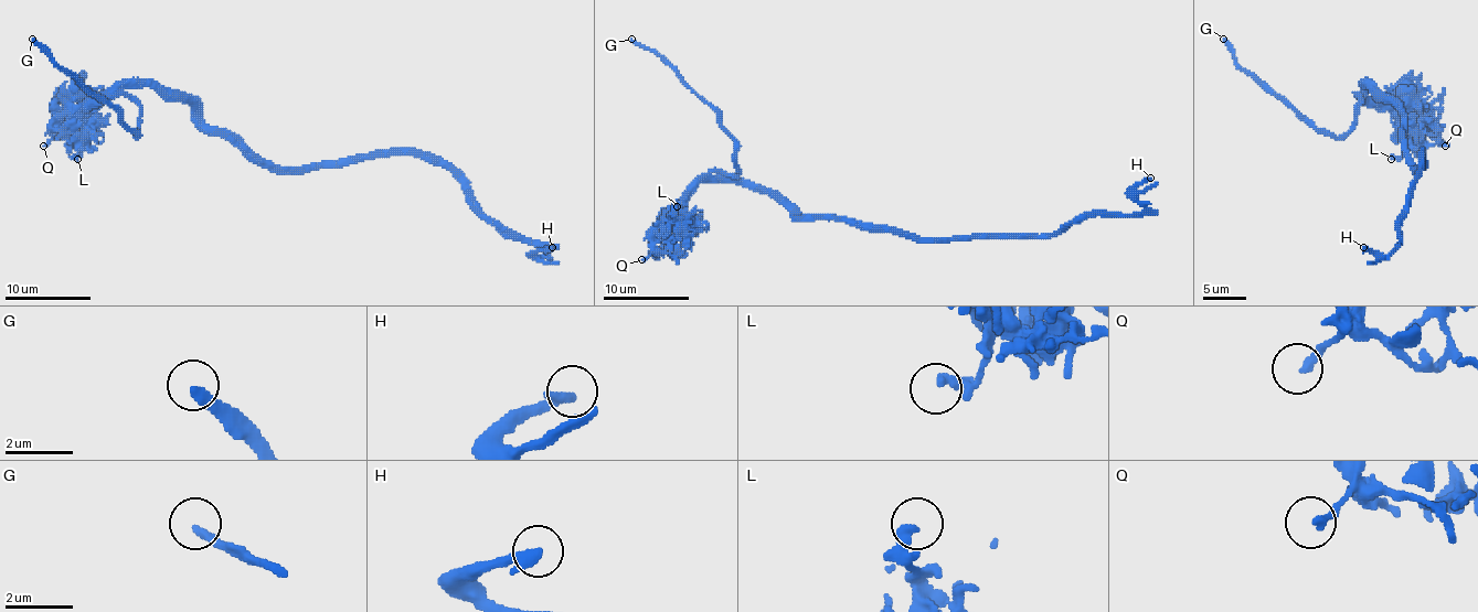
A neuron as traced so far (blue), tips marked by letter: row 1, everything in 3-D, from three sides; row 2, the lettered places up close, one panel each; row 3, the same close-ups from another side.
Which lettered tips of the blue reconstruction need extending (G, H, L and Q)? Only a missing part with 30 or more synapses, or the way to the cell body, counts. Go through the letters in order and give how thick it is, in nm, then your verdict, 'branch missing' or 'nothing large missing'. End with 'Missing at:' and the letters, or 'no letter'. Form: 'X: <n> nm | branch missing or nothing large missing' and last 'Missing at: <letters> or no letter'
G: 280 nm | branch missing
H: 340 nm | nothing large missing
L: 180 nm | nothing large missing
Q: 240 nm | nothing large missing
Missing at: G

